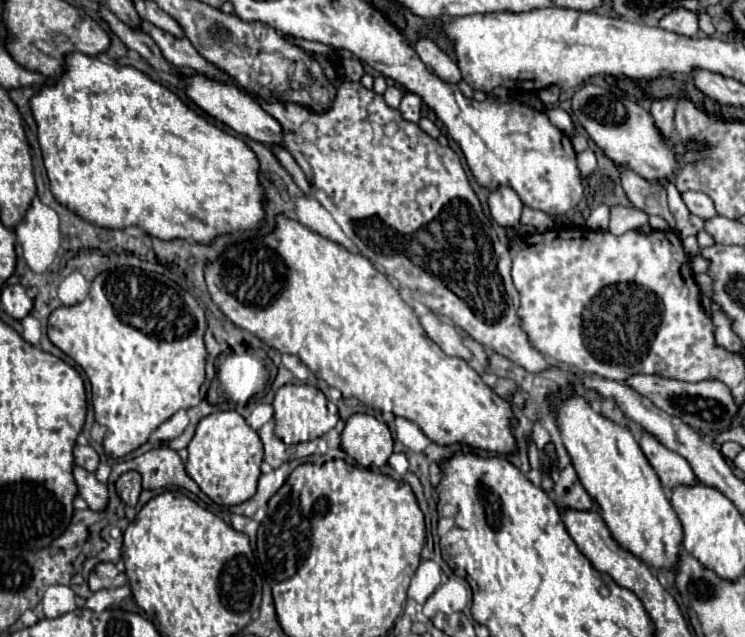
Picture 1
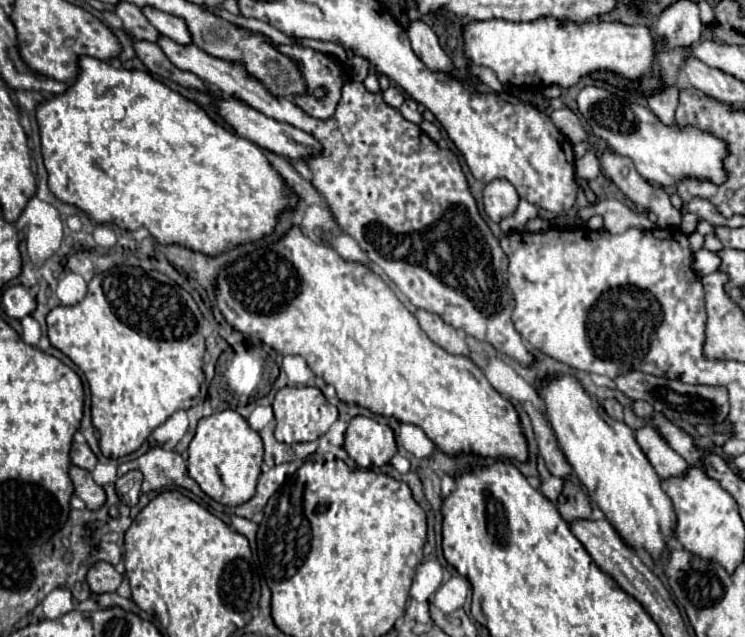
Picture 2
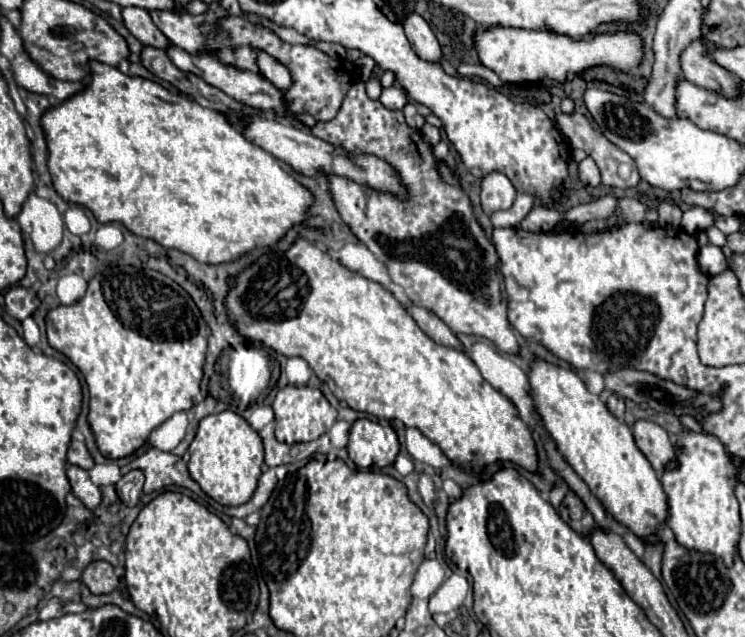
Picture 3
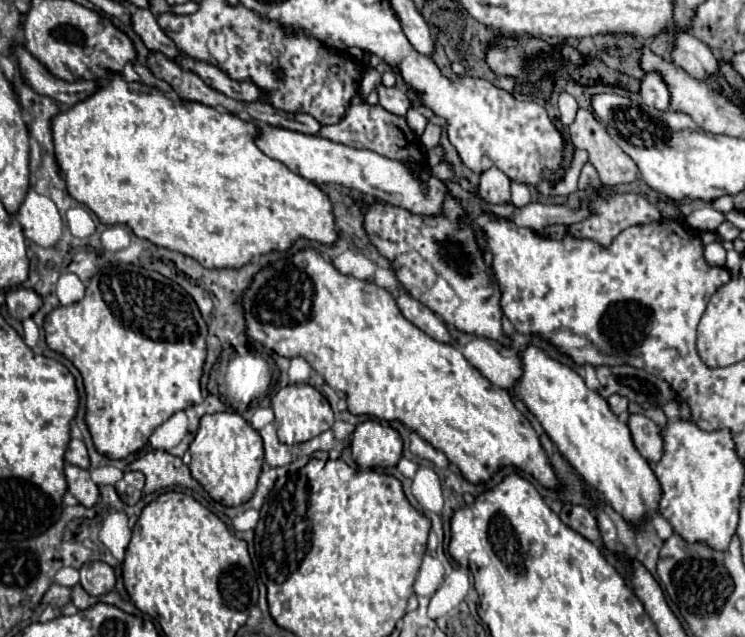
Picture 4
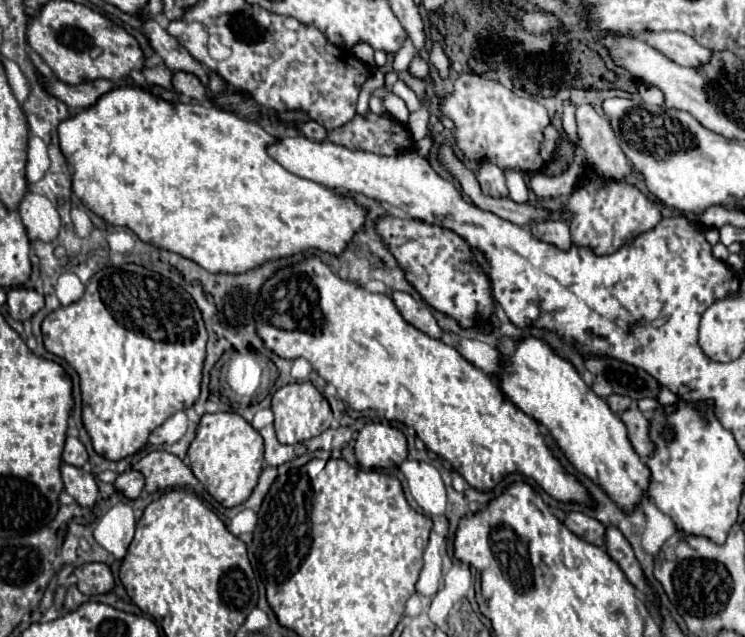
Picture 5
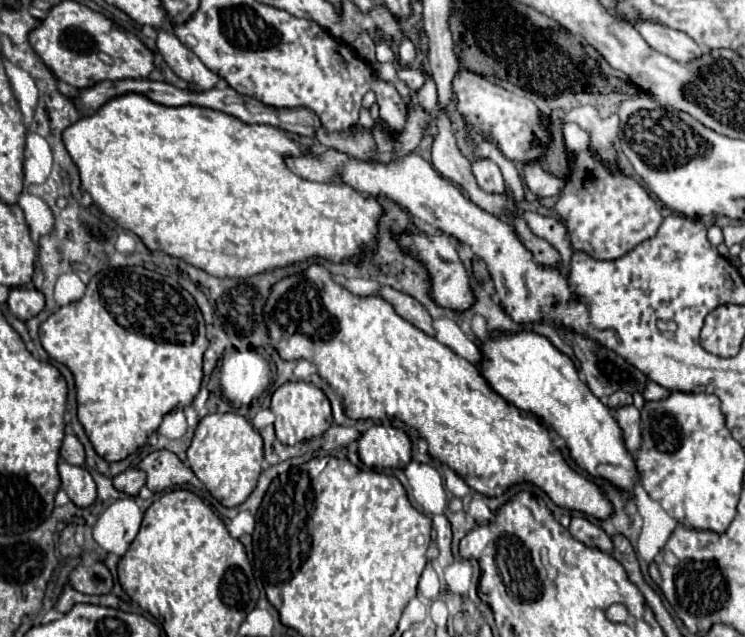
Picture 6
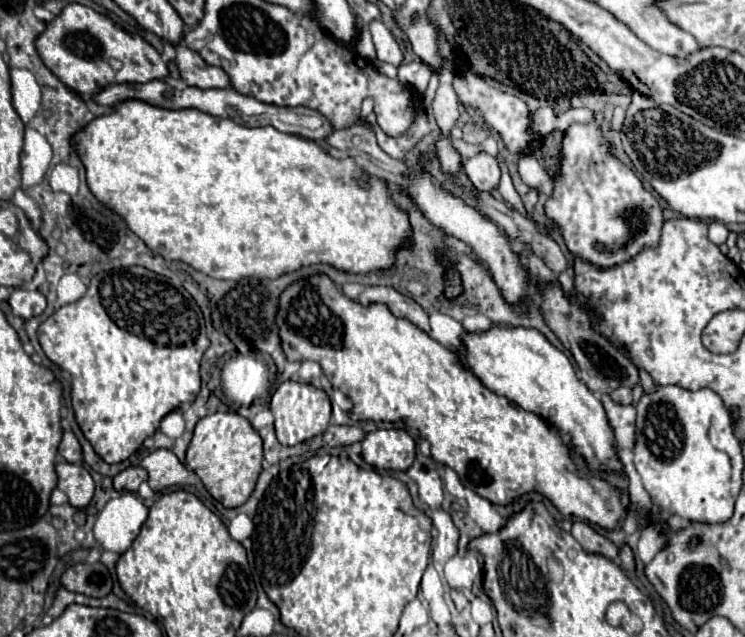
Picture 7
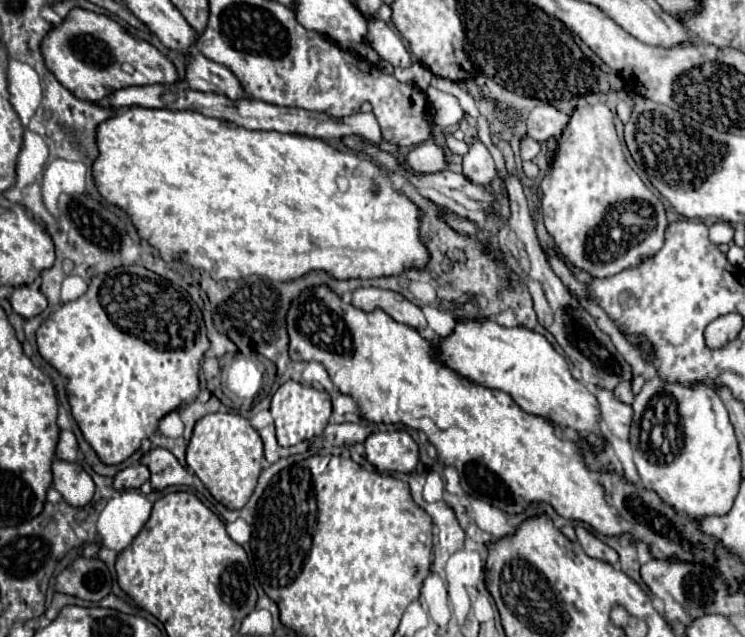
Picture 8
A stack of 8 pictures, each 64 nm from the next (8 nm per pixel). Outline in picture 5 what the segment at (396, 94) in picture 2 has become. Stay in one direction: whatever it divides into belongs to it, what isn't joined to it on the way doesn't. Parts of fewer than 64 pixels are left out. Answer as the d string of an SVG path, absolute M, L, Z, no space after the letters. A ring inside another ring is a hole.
M378 88L378 90L376 90L376 96L382 100L384 108L386 108L398 122L408 124L408 116L410 116L410 112L408 112L406 104L404 104L396 94L392 94L388 88Z

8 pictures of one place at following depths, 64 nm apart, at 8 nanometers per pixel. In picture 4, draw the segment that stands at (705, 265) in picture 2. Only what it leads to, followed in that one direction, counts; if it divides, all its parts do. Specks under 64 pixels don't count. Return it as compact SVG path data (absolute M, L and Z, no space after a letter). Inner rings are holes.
M720 242L708 244L706 250L704 250L704 256L706 256L706 260L708 260L710 264L720 264L720 266L724 266L724 262L726 262L726 250L724 250L724 246L722 246Z

